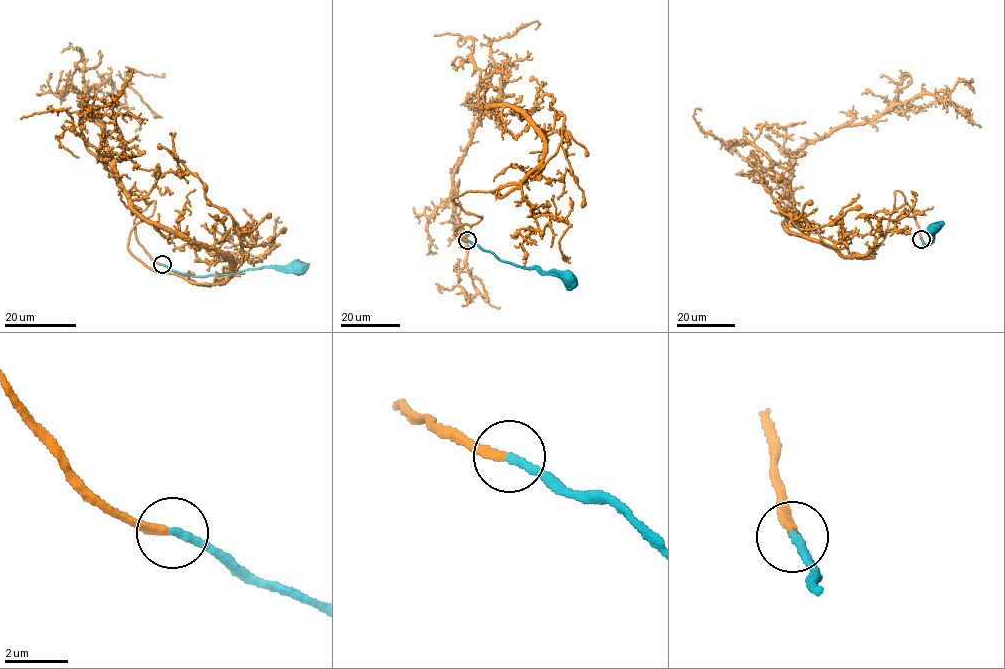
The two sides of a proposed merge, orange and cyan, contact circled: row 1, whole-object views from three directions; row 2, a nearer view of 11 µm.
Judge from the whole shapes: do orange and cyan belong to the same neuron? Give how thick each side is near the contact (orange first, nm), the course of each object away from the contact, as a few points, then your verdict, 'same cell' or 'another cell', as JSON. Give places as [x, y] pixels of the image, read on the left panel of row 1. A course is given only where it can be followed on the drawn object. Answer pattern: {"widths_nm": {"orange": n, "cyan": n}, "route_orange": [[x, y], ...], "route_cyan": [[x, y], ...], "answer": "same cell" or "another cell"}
{"widths_nm": {"orange": 280, "cyan": 280}, "route_orange": [[162, 265], [136, 237], [154, 201], [128, 242], [148, 267], [231, 267], [133, 207], [79, 104], [116, 75]], "route_cyan": [[162, 265], [193, 276], [223, 275], [264, 267], [297, 268]], "answer": "same cell"}

